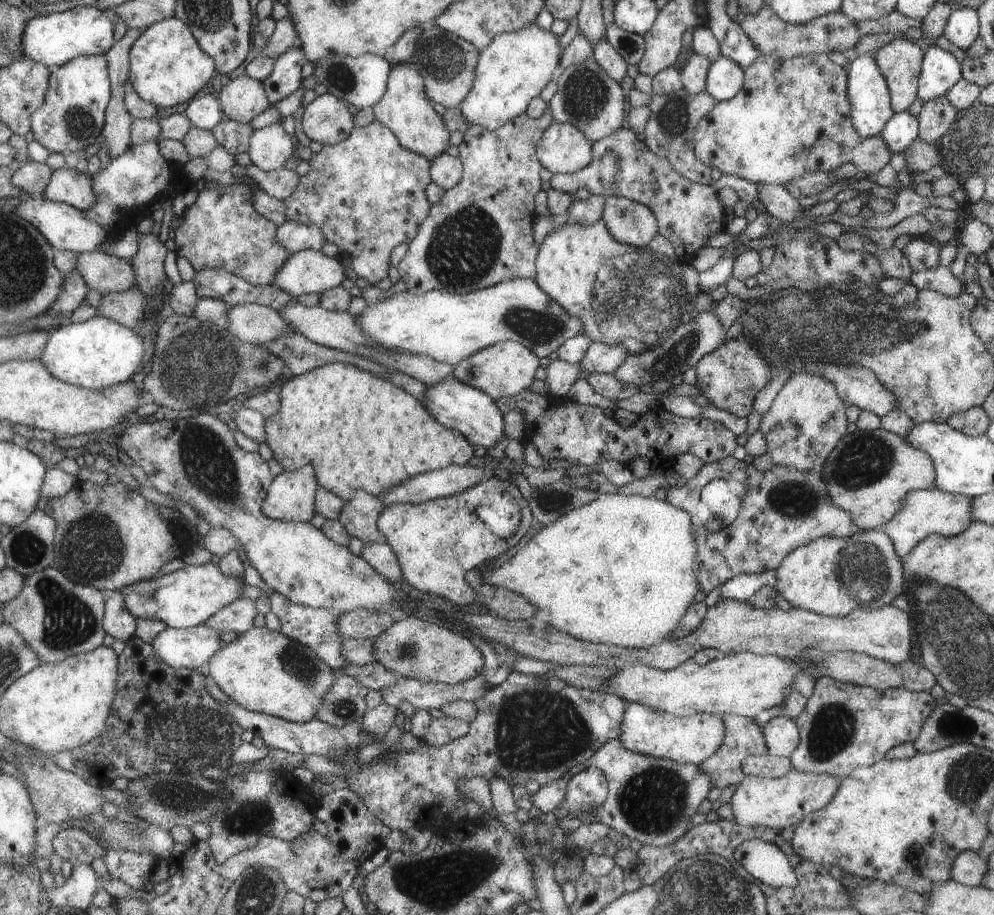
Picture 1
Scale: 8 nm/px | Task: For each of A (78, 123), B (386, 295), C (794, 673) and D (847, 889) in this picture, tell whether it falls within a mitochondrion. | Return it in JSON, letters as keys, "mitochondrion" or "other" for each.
{"A":"mitochondrion","B":"other","C":"other","D":"other"}

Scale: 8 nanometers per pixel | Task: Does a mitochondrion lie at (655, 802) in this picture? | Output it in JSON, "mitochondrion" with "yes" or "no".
{"mitochondrion":"yes"}

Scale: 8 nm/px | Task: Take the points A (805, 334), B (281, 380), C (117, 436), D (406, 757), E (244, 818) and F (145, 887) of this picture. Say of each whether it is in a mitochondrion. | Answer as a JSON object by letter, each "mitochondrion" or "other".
{"A":"mitochondrion","B":"other","C":"other","D":"other","E":"mitochondrion","F":"other"}

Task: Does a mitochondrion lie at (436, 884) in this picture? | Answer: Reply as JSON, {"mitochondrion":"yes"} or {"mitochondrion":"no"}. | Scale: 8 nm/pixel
{"mitochondrion":"yes"}

